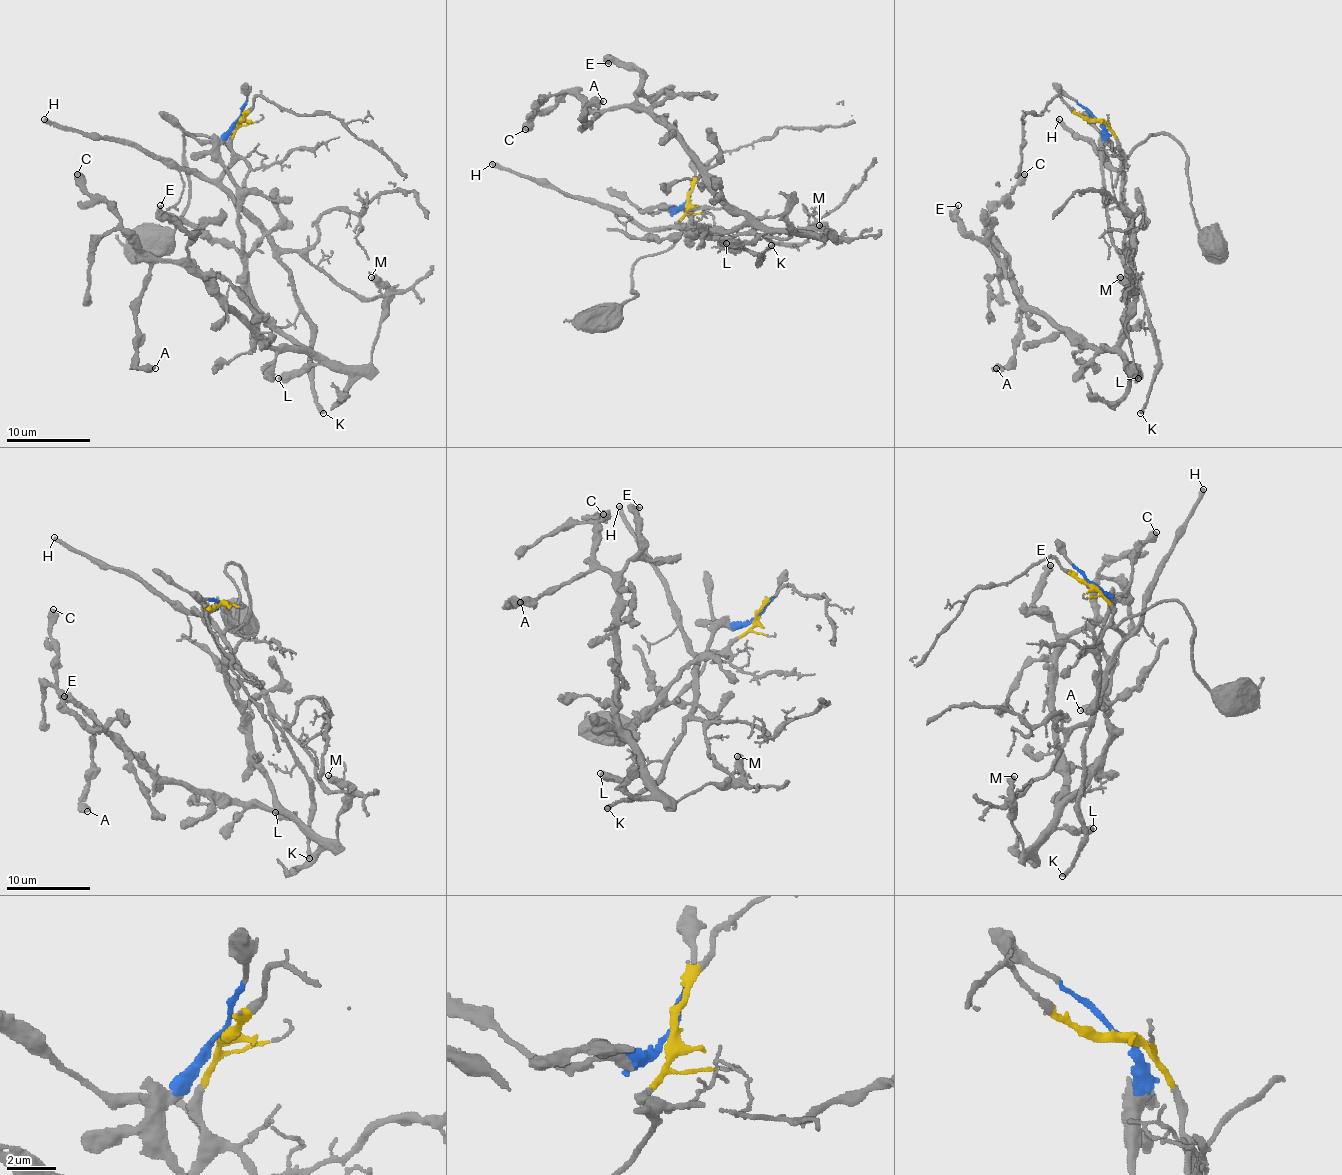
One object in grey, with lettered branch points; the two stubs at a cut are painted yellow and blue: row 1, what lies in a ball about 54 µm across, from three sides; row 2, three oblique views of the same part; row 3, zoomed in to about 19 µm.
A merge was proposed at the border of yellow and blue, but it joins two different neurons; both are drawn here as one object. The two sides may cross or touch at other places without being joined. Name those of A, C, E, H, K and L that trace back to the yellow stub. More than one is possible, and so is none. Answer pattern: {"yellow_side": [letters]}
{"yellow_side": ["H", "K"]}

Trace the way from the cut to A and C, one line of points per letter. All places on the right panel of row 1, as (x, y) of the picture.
A: (1096, 120), (1128, 335), (1094, 350), (1063, 333), (1006, 278), (1006, 262), (1020, 337), (995, 367)
C: (1096, 120), (1128, 297), (1128, 335), (1113, 350), (1063, 333), (1006, 278), (987, 217), (1025, 173)

